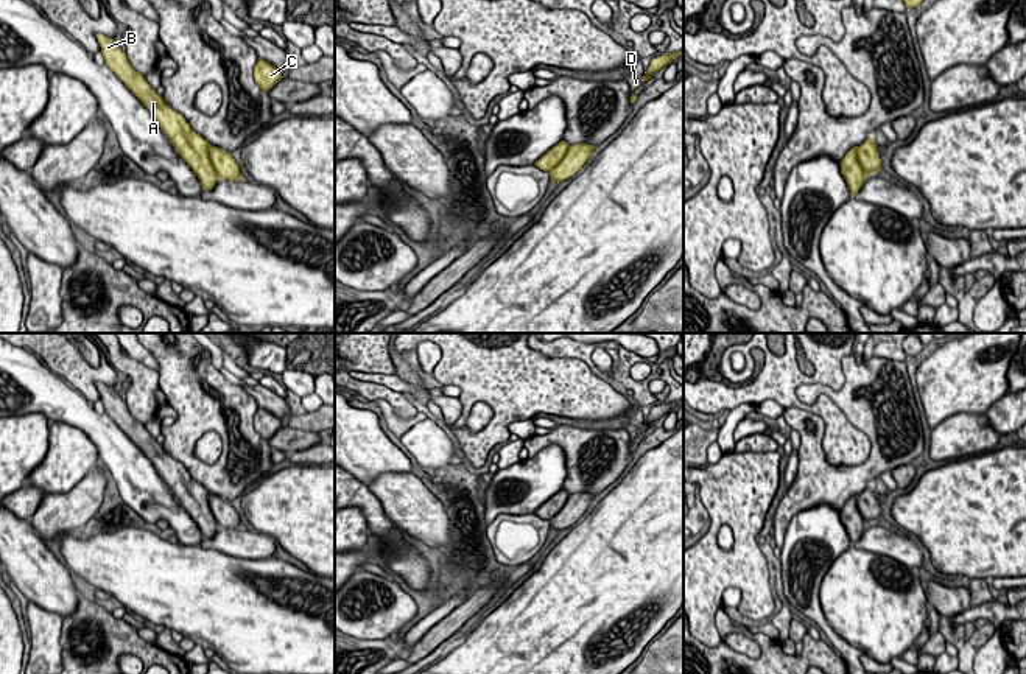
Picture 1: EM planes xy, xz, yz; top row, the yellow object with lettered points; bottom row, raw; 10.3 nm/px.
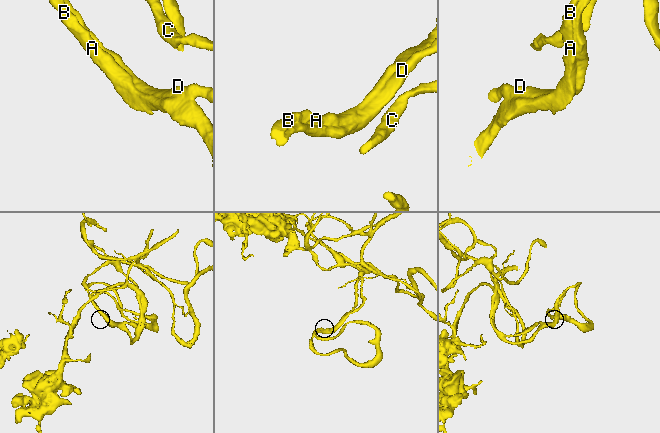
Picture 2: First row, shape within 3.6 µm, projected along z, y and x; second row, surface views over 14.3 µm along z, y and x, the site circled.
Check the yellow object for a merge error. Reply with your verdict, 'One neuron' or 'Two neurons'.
One neuron

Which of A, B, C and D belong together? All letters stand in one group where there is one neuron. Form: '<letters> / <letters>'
A B C D

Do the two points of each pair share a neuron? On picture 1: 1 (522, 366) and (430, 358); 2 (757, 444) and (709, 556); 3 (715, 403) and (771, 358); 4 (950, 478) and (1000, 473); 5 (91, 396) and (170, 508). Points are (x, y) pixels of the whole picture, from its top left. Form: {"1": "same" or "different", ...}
{"1": "different", "2": "different", "3": "same", "4": "same", "5": "different"}

